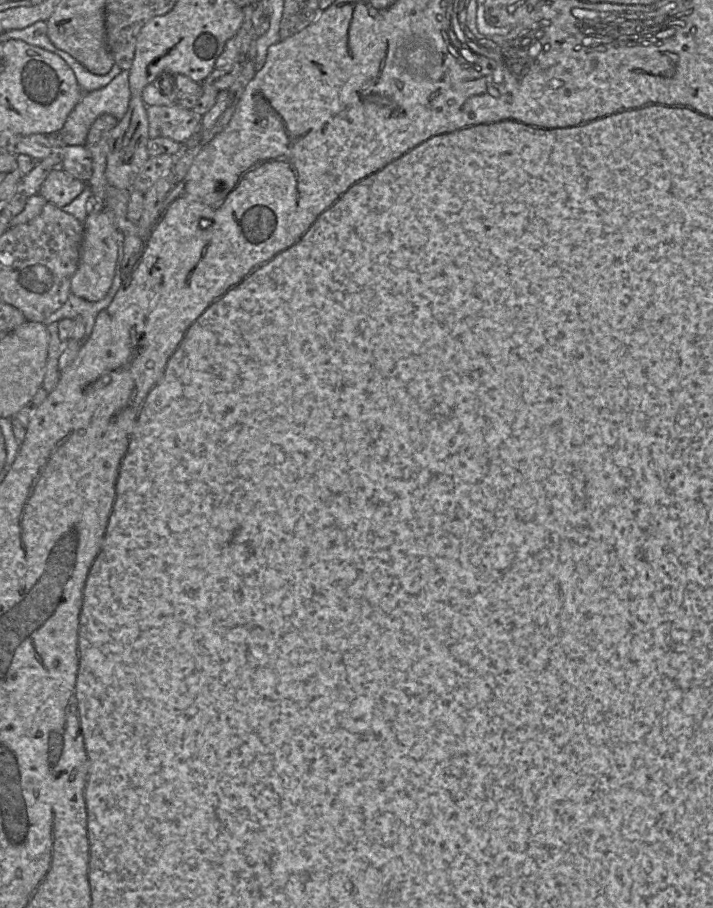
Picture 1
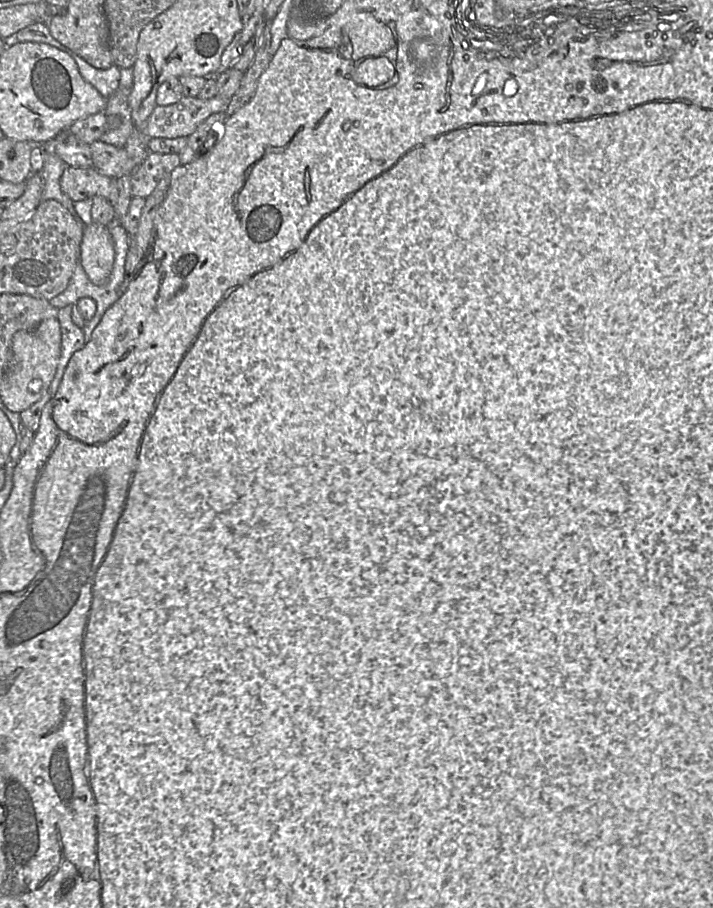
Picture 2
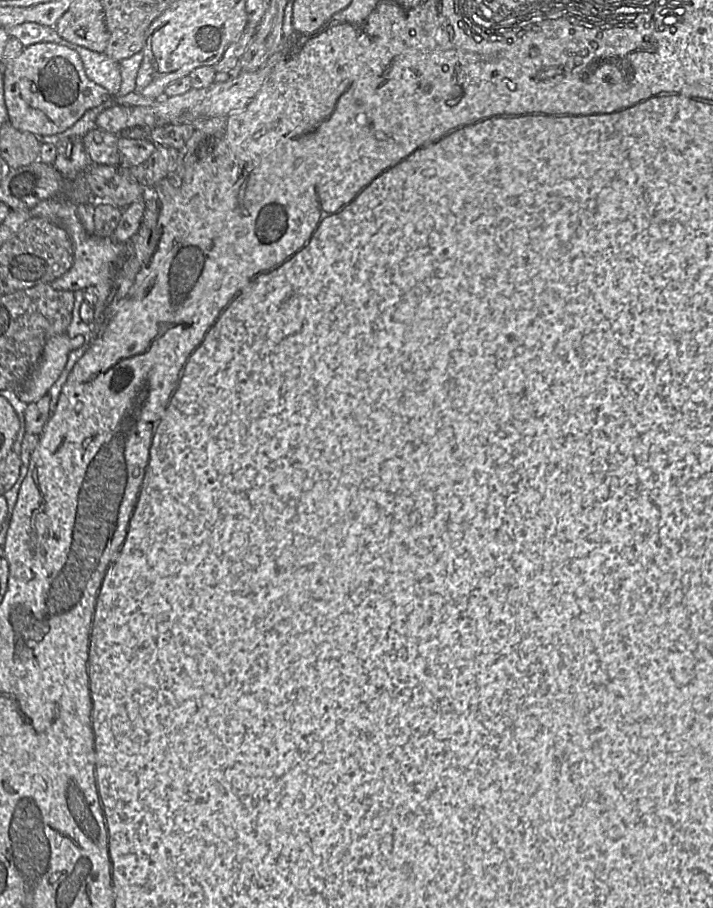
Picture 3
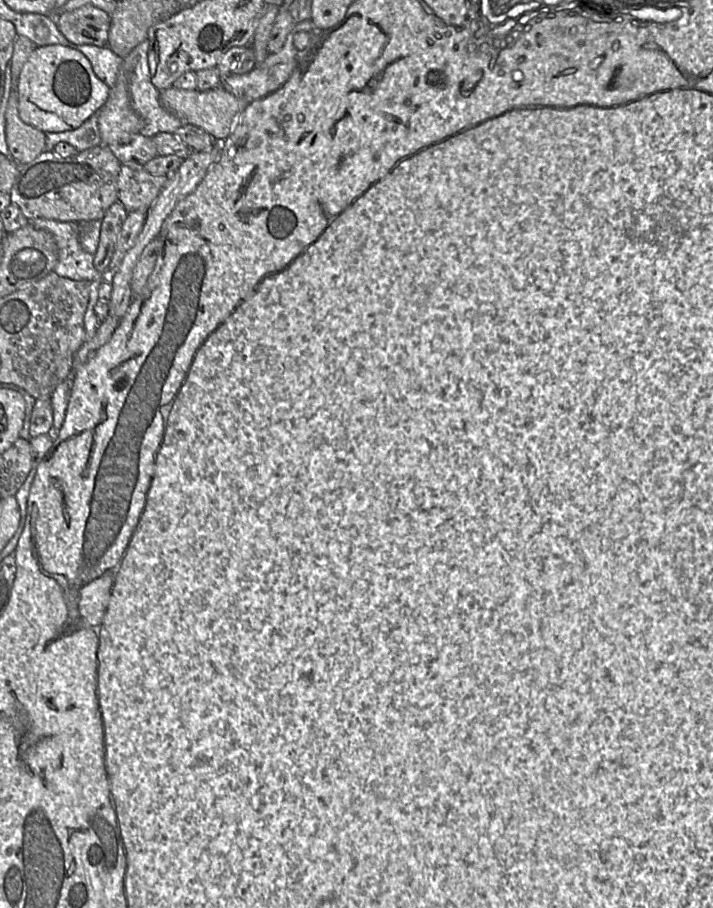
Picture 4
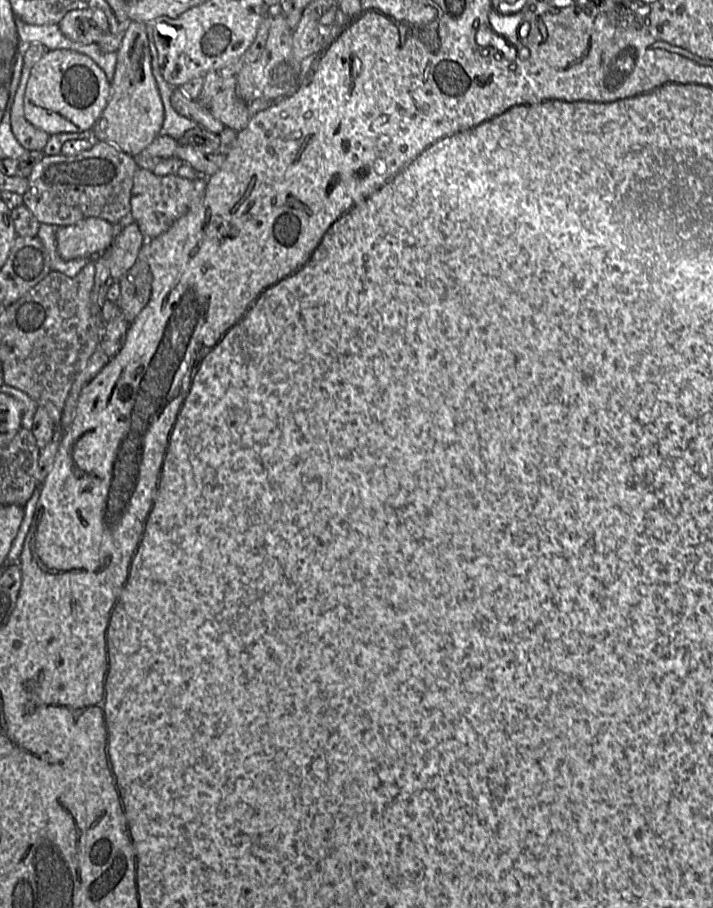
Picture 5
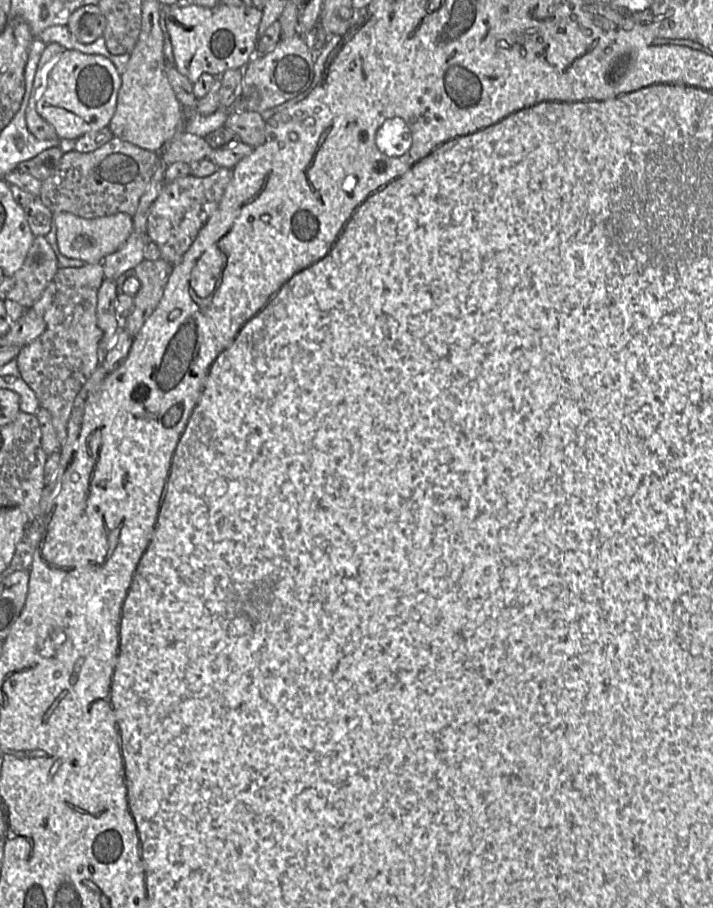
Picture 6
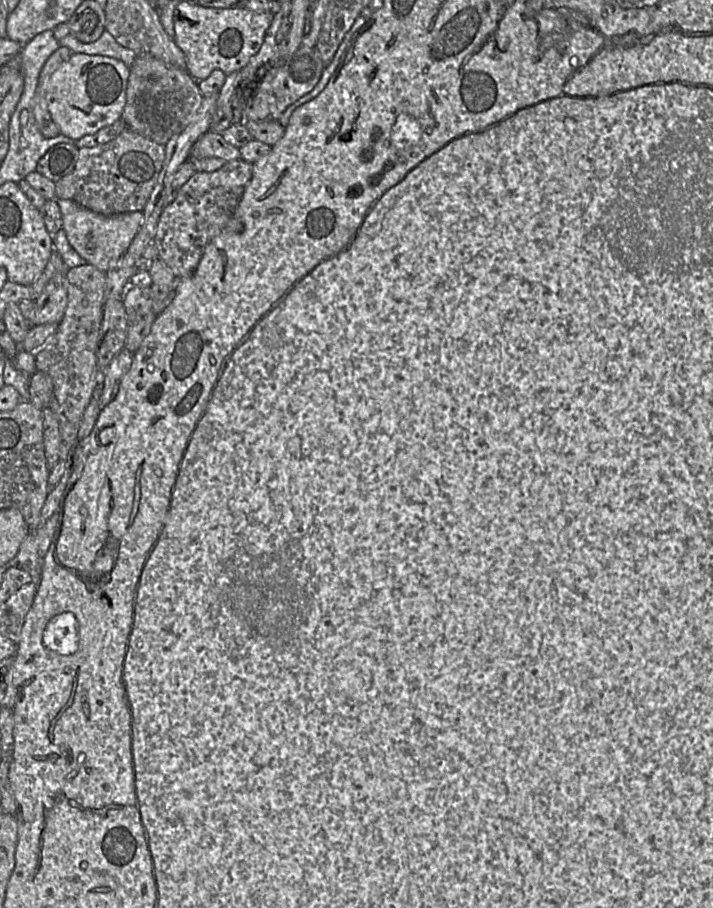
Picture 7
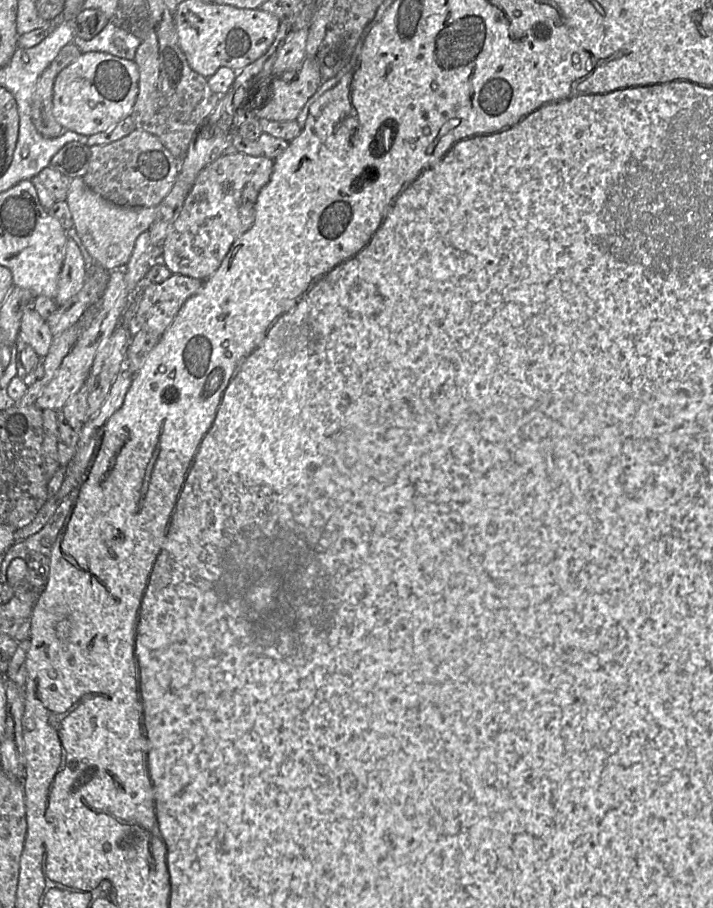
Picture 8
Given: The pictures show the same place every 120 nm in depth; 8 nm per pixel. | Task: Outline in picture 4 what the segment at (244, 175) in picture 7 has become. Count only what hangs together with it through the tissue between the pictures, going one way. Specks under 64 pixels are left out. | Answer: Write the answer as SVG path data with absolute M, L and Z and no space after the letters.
M122 165L117 180L118 202L127 212L147 212L167 181L167 175L152 175L143 166Z

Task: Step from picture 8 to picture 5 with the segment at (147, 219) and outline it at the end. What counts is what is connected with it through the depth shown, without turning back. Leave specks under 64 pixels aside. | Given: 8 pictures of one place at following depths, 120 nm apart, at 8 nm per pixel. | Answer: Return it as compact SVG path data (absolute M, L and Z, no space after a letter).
M89 217L56 229L56 246L66 260L94 258L105 252L121 228L98 217Z

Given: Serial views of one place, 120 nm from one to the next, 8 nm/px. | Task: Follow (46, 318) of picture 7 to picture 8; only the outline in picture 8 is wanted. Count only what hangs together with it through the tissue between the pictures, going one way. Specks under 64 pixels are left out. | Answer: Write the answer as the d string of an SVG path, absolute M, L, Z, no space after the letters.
M67 236L65 256L58 278L54 301L57 305L65 303L76 295L85 281L86 263L76 242Z

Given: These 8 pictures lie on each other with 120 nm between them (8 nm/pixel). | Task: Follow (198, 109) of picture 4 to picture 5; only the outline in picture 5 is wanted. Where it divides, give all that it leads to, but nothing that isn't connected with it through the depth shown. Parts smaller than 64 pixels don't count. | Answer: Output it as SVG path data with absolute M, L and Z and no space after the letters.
M235 88L221 89L207 107L222 124L237 132L247 126L251 117L249 103L238 96Z

